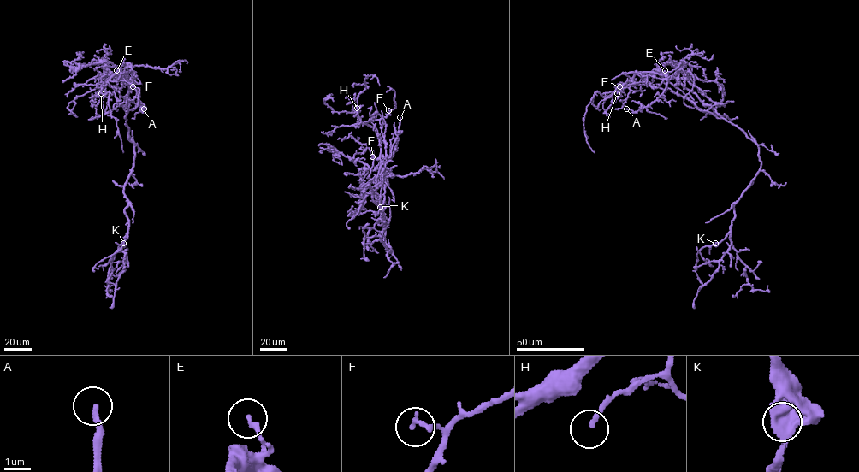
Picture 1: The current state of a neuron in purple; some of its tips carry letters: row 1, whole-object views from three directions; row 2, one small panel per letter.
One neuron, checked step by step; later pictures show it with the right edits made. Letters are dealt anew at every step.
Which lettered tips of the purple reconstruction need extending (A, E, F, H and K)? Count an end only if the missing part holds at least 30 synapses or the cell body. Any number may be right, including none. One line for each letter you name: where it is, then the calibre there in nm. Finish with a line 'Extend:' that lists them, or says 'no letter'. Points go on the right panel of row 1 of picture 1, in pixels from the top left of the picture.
A: place (626, 109); calibre 200 nm
K: place (715, 243); calibre 200 nm
Extend: A, K

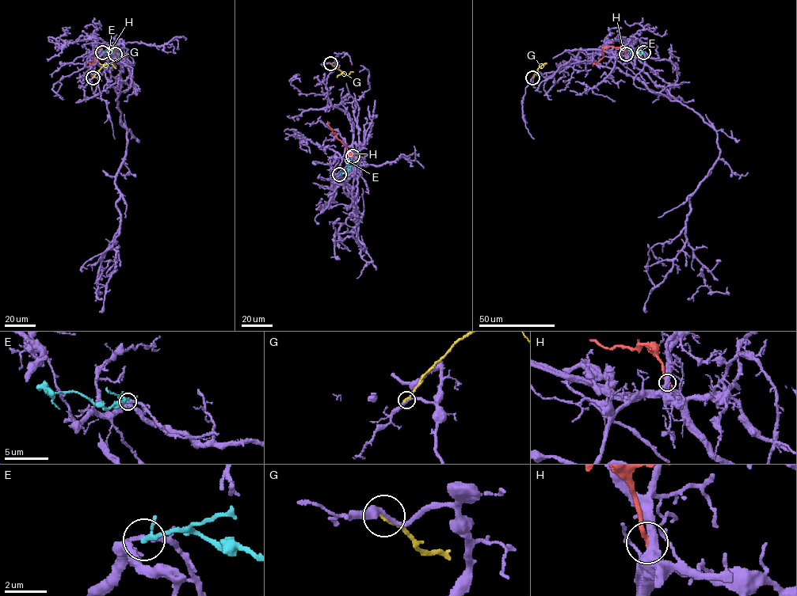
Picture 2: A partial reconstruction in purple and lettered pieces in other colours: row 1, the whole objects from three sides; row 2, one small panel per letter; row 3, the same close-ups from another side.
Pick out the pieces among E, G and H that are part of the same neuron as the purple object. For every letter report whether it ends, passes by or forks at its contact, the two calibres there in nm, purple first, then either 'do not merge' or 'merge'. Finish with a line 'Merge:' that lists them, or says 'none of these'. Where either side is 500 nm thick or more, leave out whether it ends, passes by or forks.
E: it passes by; calibres 200 and 150 nm; do not merge
G: it ends; calibres 200 and 260 nm; do not merge
H: it ends; calibres 480 and 240 nm; do not merge
Merge: none of these

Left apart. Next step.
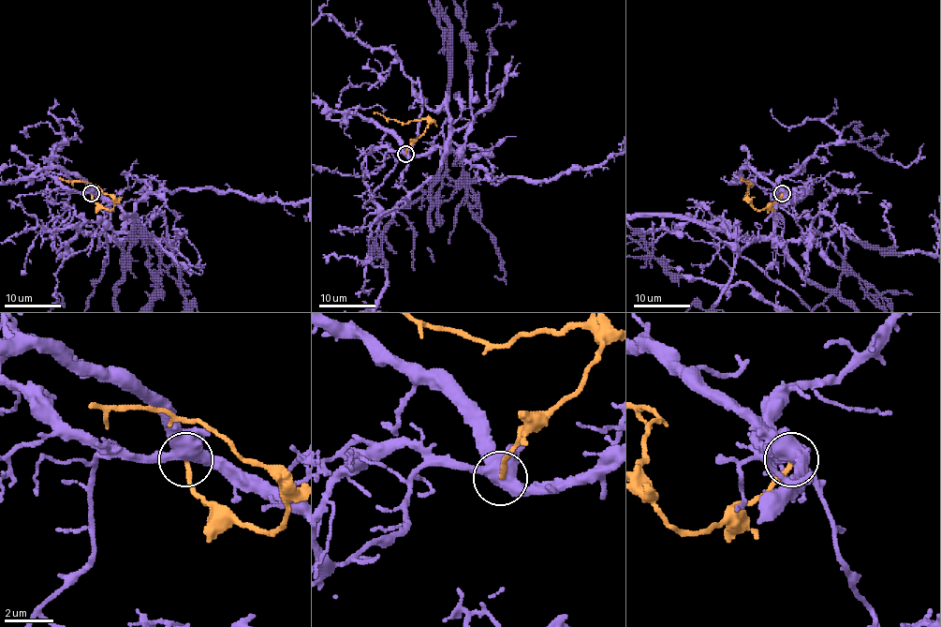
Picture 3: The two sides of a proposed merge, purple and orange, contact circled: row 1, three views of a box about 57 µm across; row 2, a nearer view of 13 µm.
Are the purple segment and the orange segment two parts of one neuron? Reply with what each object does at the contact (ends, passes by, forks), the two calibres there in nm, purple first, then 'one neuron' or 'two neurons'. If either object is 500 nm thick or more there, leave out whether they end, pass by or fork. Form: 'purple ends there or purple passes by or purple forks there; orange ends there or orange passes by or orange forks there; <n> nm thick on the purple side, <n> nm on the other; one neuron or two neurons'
purple forks there; orange ends there; 480 nm thick on the purple side, 180 nm on the other; two neurons

